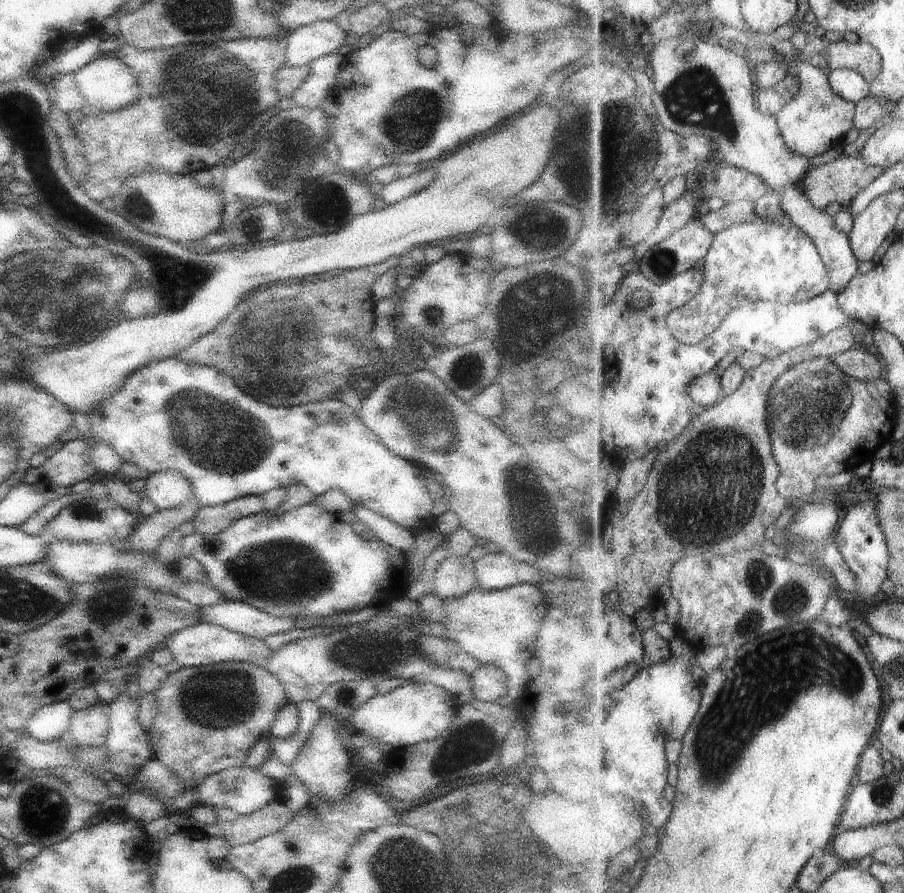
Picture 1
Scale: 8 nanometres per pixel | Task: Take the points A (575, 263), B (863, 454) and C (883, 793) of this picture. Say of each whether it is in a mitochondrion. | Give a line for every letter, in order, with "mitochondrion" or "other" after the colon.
A: other
B: other
C: mitochondrion

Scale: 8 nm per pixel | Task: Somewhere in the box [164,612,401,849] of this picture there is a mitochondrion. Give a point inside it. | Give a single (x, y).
(222, 698)

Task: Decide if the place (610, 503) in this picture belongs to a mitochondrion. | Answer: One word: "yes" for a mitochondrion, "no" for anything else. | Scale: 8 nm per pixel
no

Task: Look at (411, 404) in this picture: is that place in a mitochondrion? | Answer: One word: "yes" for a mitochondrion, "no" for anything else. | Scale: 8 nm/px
yes

